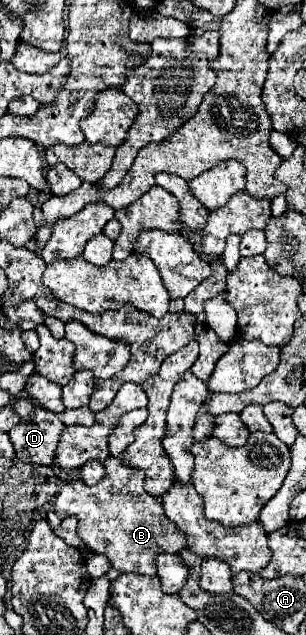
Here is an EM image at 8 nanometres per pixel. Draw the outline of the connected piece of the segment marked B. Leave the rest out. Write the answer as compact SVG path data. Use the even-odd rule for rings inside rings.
M114 456L106 458L104 466L106 472L94 486L86 486L82 480L64 484L54 500L54 510L60 518L78 516L78 536L94 554L108 556L112 568L154 576L156 556L186 550L186 534L166 518L162 498L144 490L142 472L130 472L130 468Z

